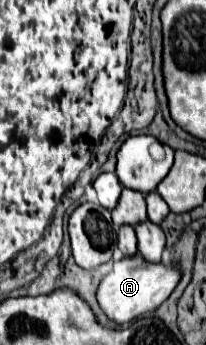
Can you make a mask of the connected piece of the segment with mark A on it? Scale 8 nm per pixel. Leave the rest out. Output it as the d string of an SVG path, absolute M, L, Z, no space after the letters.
M141 256L123 258L113 264L113 270L97 286L97 302L109 320L113 320L115 324L125 324L147 312L157 310L175 290L179 278L181 274L173 266L151 264L145 262Z

